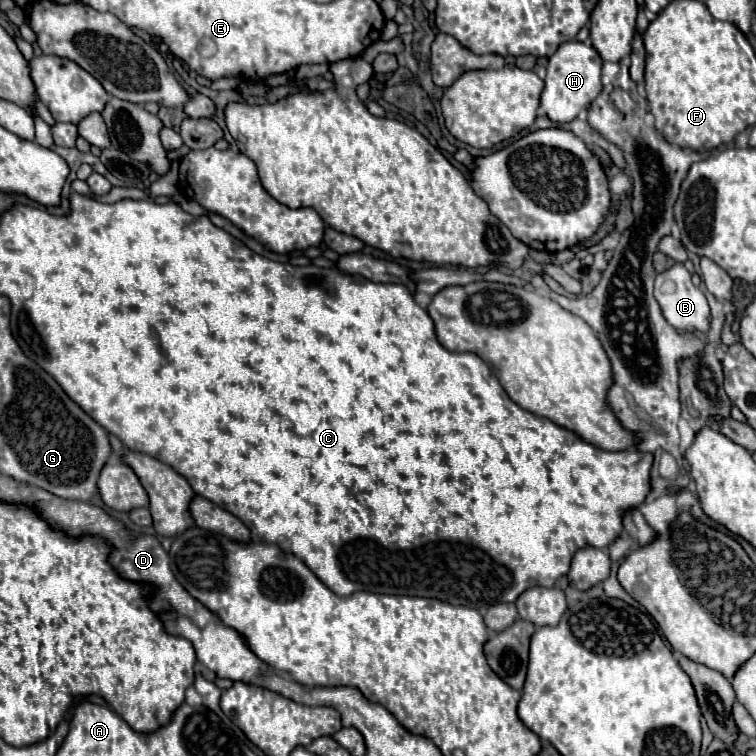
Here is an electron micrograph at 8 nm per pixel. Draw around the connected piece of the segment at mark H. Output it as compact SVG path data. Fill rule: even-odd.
M578 40L560 44L560 48L550 56L548 76L544 80L546 86L540 96L540 104L552 122L558 122L558 124L572 122L582 110L590 108L594 98L602 92L600 68L602 68L602 58L590 44L584 44Z

